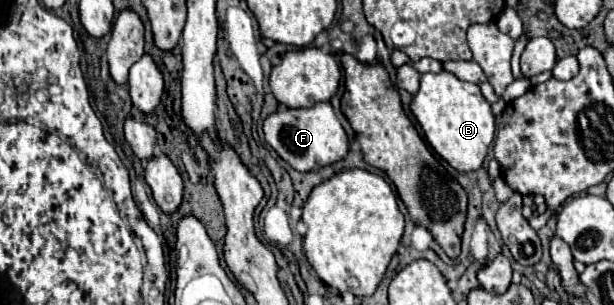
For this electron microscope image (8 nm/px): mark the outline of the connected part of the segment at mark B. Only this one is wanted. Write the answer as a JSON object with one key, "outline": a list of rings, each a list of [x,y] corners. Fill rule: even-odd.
{"outline":[[[425,73],[421,87],[411,101],[411,113],[425,131],[429,145],[459,173],[477,171],[487,157],[495,133],[495,115],[479,87],[457,79],[453,73]]]}

